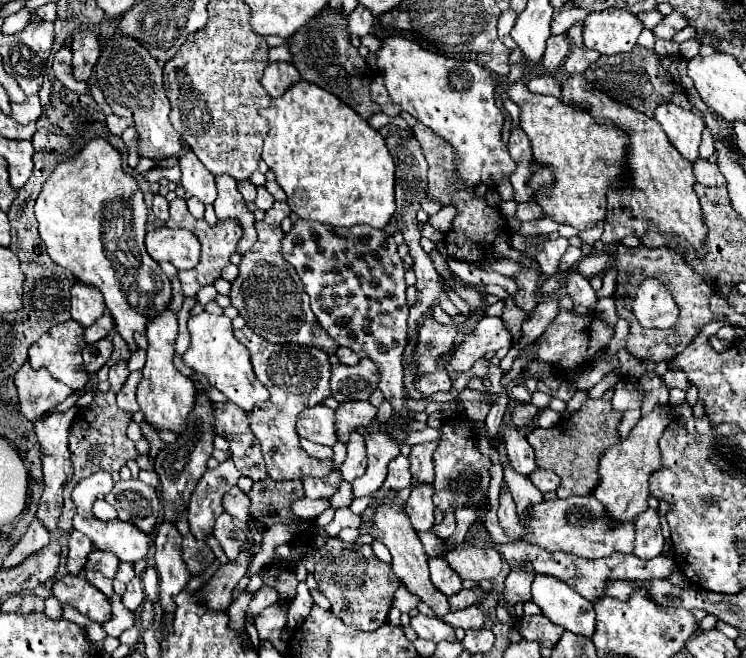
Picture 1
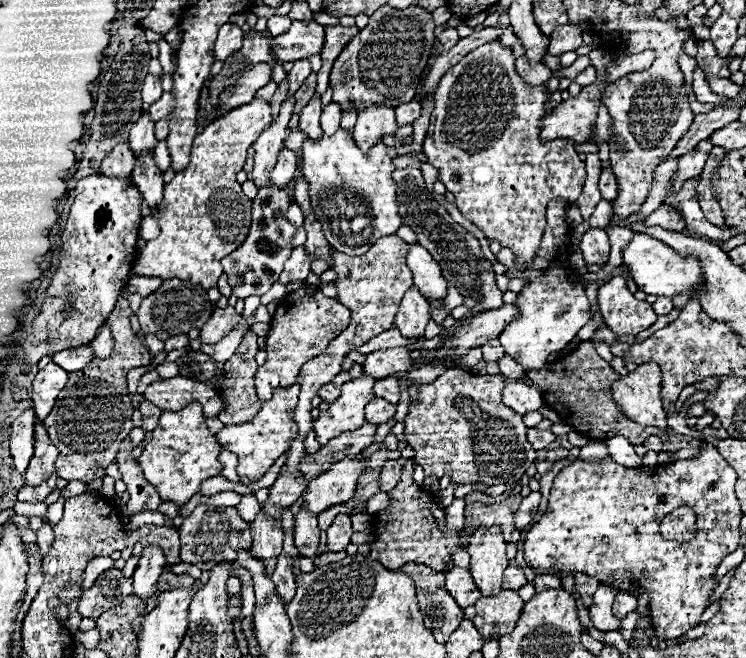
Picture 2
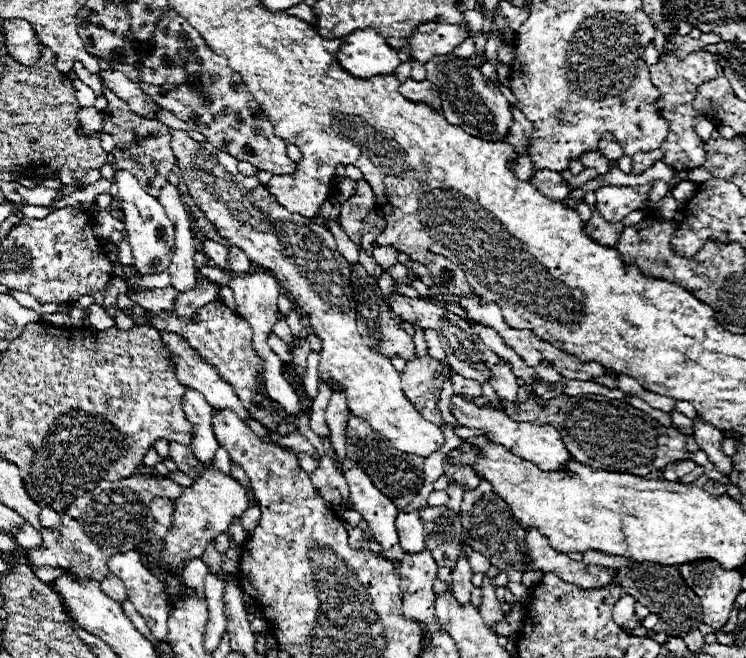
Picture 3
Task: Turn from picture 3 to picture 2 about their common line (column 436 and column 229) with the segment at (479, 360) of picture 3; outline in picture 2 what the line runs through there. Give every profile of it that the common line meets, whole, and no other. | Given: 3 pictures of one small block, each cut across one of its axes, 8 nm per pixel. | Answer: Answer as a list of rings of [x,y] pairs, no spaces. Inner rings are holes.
[[[228,306],[226,310],[216,308],[212,318],[200,330],[200,342],[216,344],[224,336],[228,336],[228,332],[232,332],[240,322],[242,322],[242,314],[238,314],[232,306]]]

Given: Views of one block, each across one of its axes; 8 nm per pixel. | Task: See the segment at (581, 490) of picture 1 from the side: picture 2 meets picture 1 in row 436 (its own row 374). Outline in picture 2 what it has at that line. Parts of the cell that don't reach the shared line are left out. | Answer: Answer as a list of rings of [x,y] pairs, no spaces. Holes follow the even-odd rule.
[[[590,340],[581,341],[578,348],[568,354],[566,368],[568,370],[564,374],[564,358],[560,358],[558,362],[544,364],[540,370],[526,372],[528,378],[532,380],[532,384],[542,390],[546,406],[552,408],[554,412],[558,412],[558,416],[564,424],[570,424],[580,434],[586,434],[590,430],[622,434],[634,446],[642,446],[648,436],[662,436],[662,442],[666,442],[666,438],[668,438],[666,430],[662,432],[656,428],[640,426],[640,424],[628,420],[620,412],[618,404],[610,398],[610,384],[614,380],[619,380],[620,374],[610,366],[610,362],[606,362],[597,354],[594,344]]]

